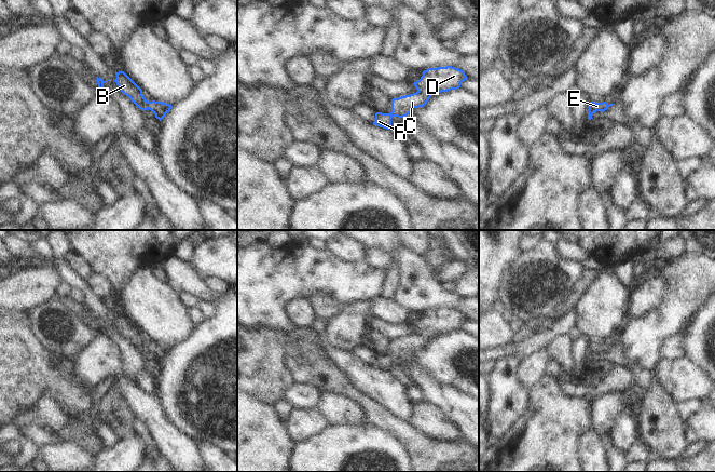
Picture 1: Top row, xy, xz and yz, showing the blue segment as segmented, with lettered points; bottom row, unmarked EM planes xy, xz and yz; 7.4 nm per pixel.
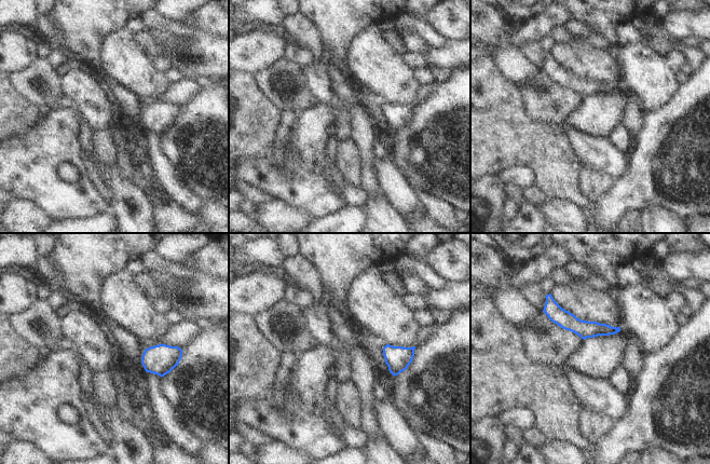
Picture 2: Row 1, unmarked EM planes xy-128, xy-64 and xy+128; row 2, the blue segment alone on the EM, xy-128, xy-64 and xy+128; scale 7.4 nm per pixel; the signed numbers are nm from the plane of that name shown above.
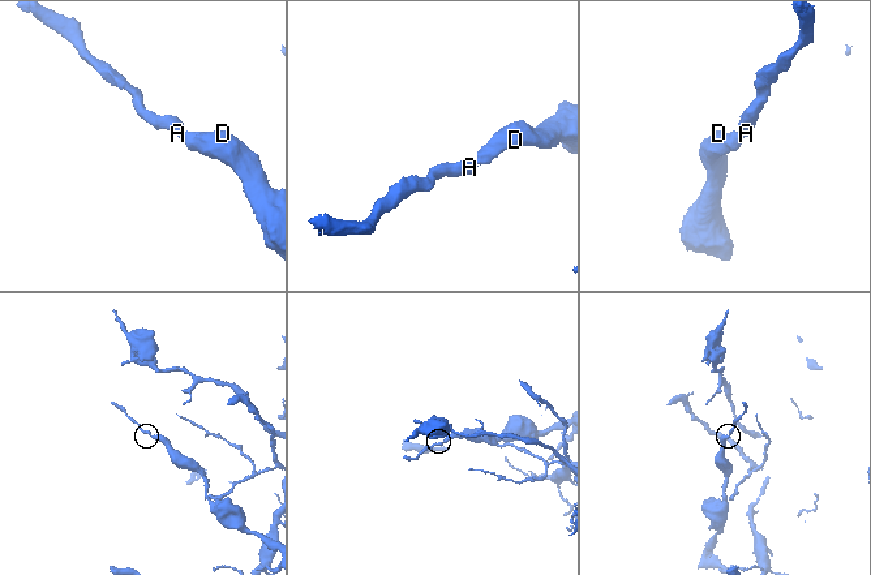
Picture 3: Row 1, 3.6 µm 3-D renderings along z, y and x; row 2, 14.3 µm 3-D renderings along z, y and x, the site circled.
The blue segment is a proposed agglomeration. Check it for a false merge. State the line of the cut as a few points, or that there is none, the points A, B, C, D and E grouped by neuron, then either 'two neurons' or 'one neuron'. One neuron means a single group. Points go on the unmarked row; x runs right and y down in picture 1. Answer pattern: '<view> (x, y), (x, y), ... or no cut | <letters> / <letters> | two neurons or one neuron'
no cut | A B C D E | one neuron

